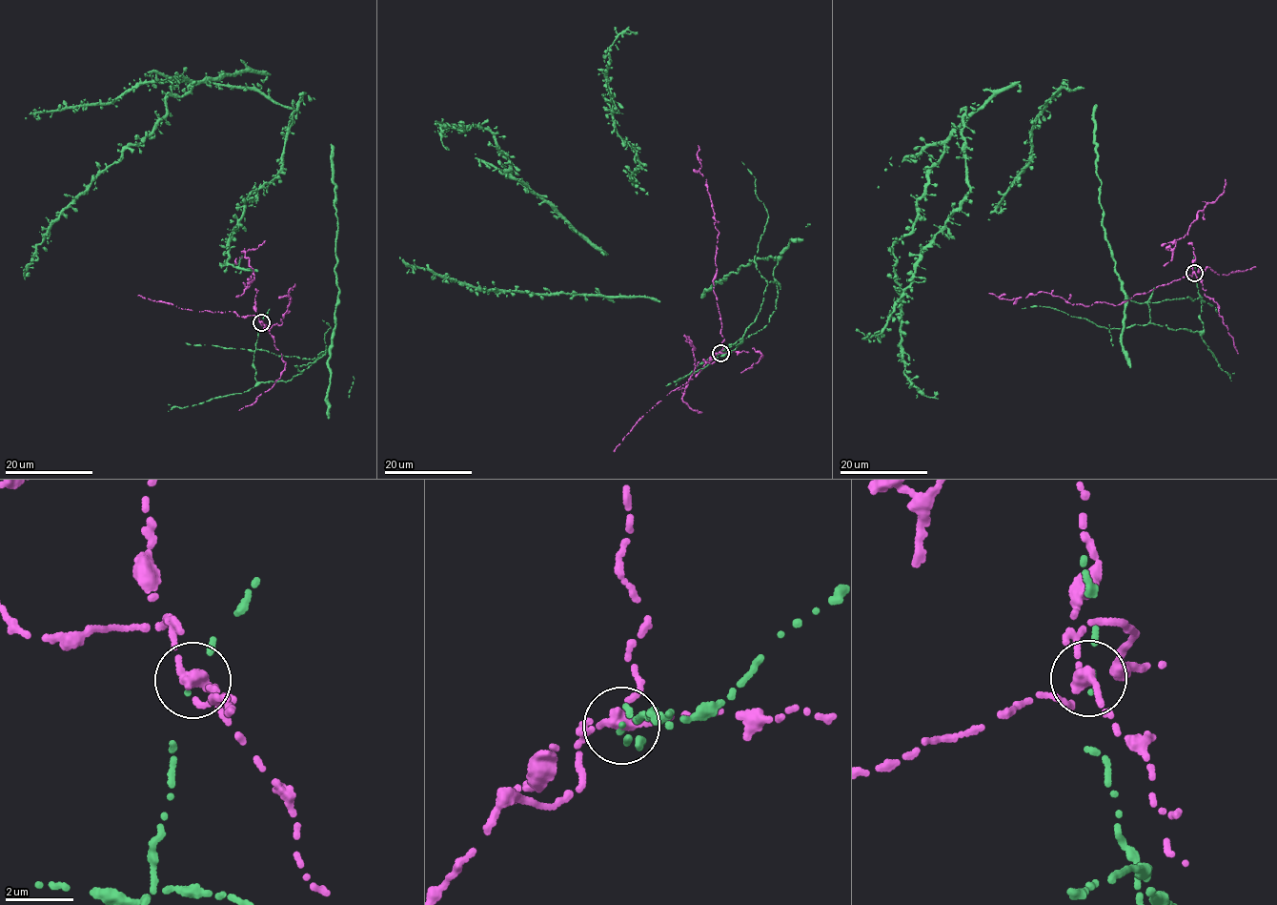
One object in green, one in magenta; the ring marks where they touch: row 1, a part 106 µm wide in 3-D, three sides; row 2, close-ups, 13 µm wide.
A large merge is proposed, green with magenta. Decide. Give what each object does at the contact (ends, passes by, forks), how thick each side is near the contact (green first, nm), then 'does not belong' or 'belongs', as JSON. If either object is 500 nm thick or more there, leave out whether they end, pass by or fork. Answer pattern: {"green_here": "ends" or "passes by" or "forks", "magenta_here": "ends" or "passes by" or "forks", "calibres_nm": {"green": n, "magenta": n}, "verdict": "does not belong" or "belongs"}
{"green_here": "ends", "magenta_here": "forks", "calibres_nm": {"green": 100, "magenta": 260}, "verdict": "does not belong"}

